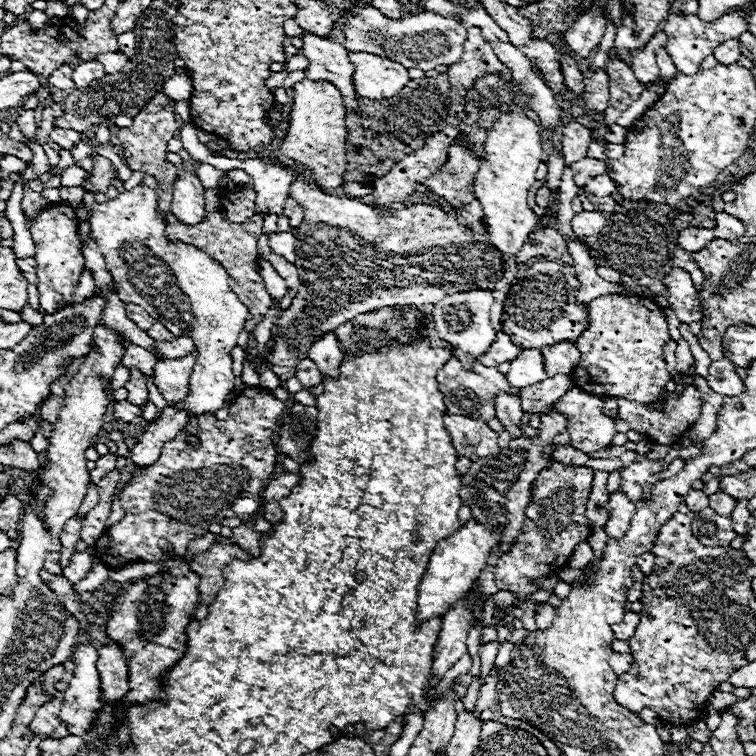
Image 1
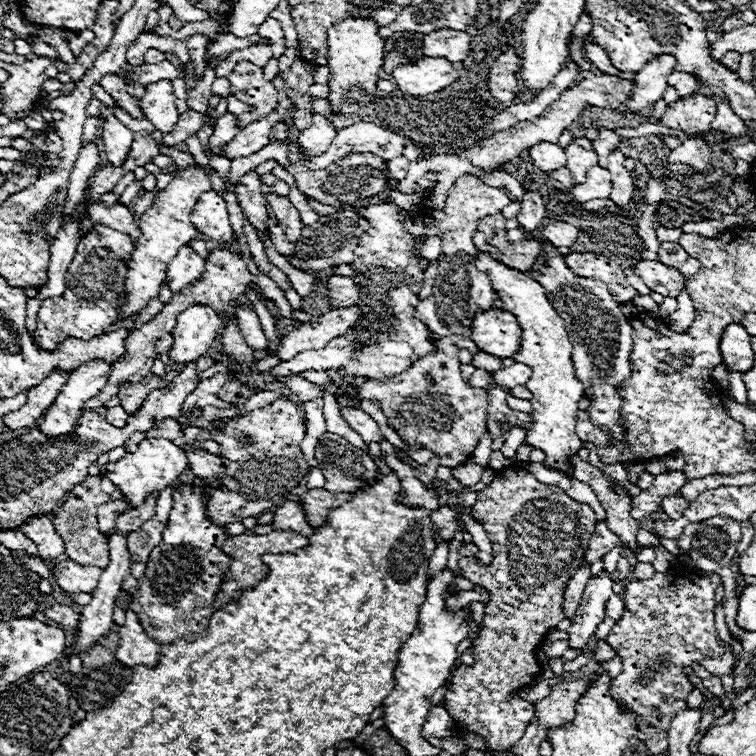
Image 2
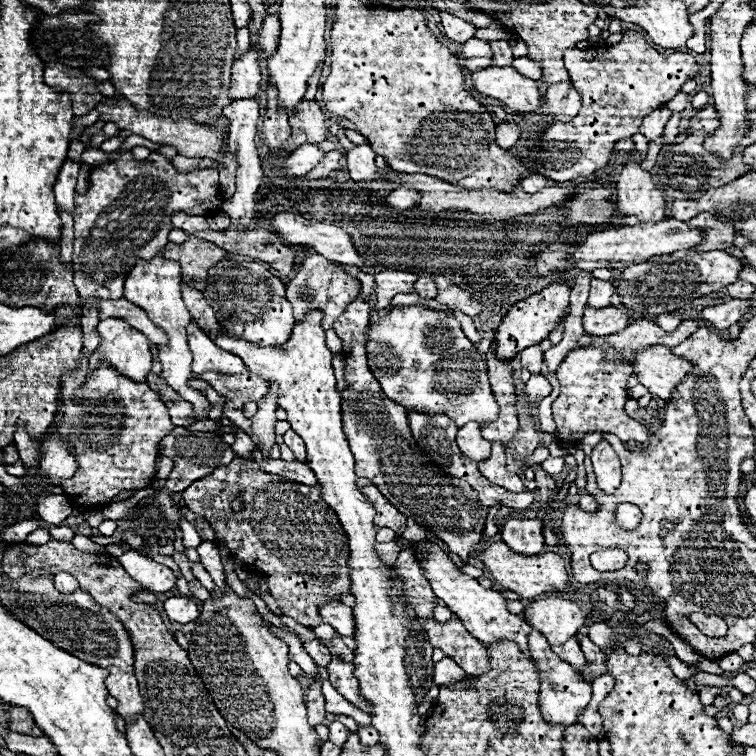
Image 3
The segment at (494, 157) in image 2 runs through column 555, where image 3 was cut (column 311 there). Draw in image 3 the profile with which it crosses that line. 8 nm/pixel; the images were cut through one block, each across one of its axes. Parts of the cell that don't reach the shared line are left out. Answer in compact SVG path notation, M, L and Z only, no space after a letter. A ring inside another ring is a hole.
M302 100L300 108L296 108L296 114L290 116L290 126L304 130L304 134L308 136L306 142L310 142L310 144L318 144L328 138L326 120L324 120L322 108L318 106L316 100L312 100L312 102Z

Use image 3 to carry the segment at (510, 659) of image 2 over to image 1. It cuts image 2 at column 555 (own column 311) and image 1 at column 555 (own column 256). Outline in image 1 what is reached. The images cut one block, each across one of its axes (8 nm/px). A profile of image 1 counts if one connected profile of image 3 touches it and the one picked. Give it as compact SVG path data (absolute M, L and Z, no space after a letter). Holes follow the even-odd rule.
M552 464L552 468L540 472L532 482L530 502L524 510L524 528L520 534L520 544L516 544L516 548L512 548L496 562L496 586L500 590L516 594L514 606L522 604L532 592L538 590L538 586L534 584L536 578L550 576L554 568L568 564L574 548L580 542L586 542L592 534L592 526L584 516L586 502L592 490L592 478L594 470L586 466L574 468Z

